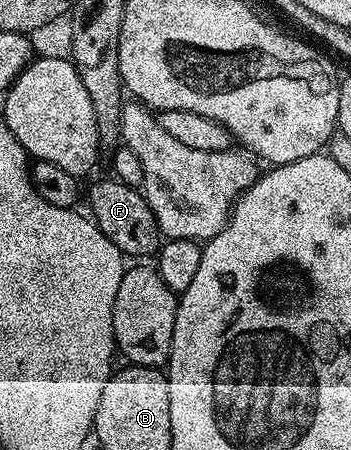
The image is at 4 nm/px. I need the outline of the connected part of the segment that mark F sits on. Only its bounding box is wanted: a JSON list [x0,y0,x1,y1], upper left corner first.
[85,179,161,259]

